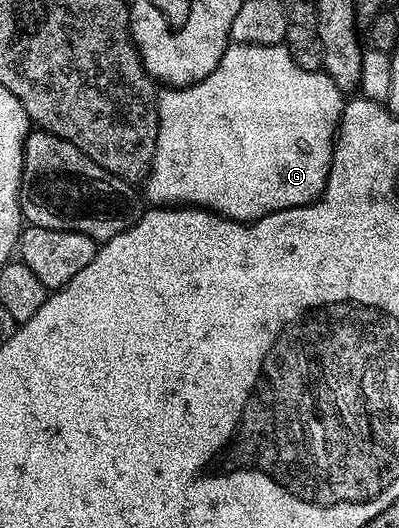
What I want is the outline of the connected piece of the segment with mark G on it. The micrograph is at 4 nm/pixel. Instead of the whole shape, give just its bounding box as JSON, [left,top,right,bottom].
[146,42,345,222]

